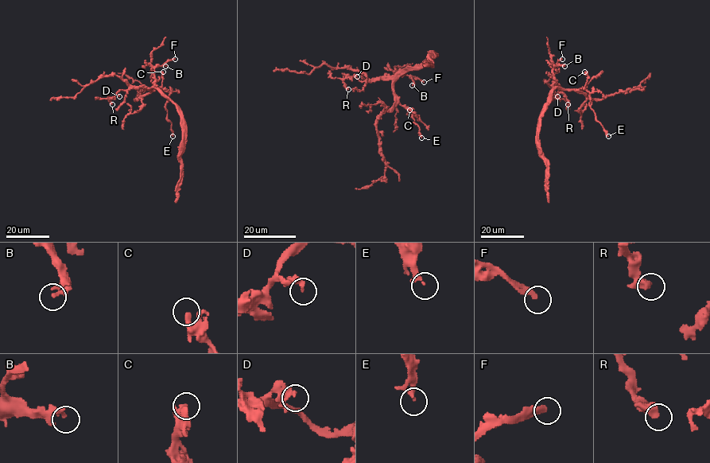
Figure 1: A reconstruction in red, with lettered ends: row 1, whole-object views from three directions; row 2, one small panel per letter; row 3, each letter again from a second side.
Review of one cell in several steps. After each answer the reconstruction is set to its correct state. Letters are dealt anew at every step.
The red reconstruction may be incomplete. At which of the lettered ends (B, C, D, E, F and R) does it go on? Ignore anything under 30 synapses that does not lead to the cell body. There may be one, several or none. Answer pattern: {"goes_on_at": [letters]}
{"goes_on_at": ["F"]}

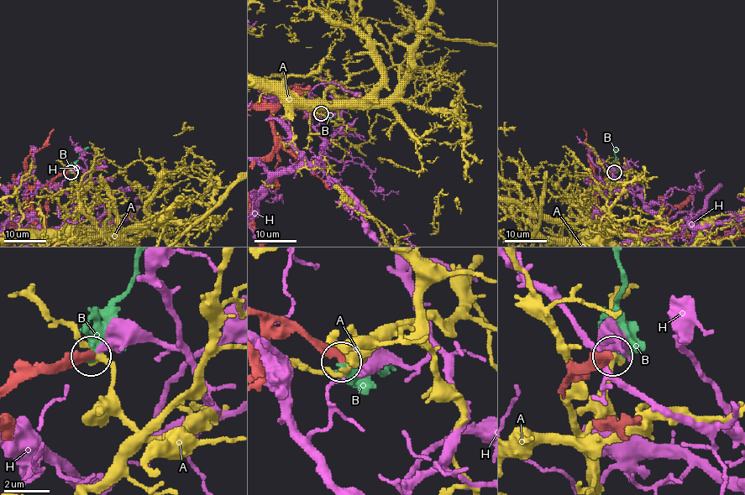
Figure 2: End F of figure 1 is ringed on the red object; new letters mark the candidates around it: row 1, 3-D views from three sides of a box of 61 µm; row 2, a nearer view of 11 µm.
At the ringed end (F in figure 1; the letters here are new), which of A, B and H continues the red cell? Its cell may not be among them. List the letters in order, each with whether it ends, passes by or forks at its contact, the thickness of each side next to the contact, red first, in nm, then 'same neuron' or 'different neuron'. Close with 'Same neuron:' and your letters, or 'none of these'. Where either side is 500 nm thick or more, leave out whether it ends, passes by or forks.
A: it passes by; calibres 280 and 190 nm; different neuron
B: it passes by; calibres 320 and 360 nm; same neuron
H: it passes by; calibres 280 and 240 nm; different neuron
Same neuron: B

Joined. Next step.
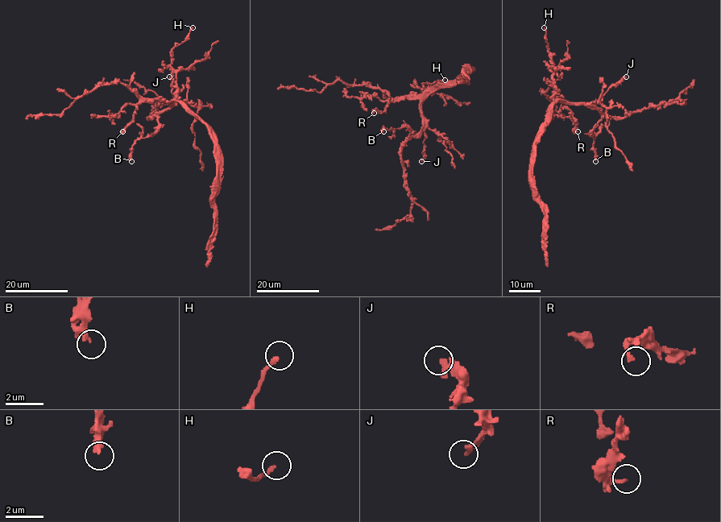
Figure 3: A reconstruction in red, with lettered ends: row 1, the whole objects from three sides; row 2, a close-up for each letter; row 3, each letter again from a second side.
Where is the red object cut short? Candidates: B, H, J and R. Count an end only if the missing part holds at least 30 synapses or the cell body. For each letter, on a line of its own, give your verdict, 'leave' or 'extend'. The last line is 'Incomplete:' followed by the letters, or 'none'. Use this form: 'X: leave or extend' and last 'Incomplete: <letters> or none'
B: leave
H: leave
J: leave
R: leave
Incomplete: none

